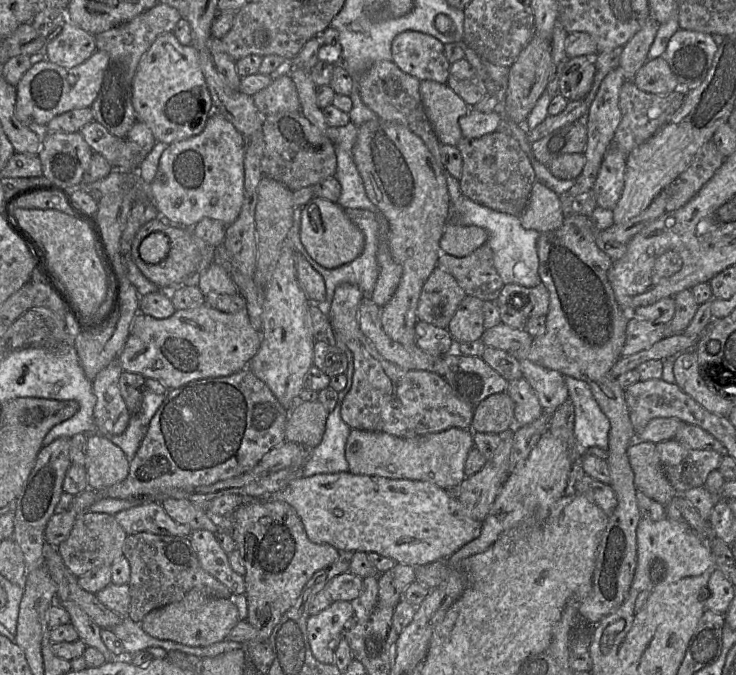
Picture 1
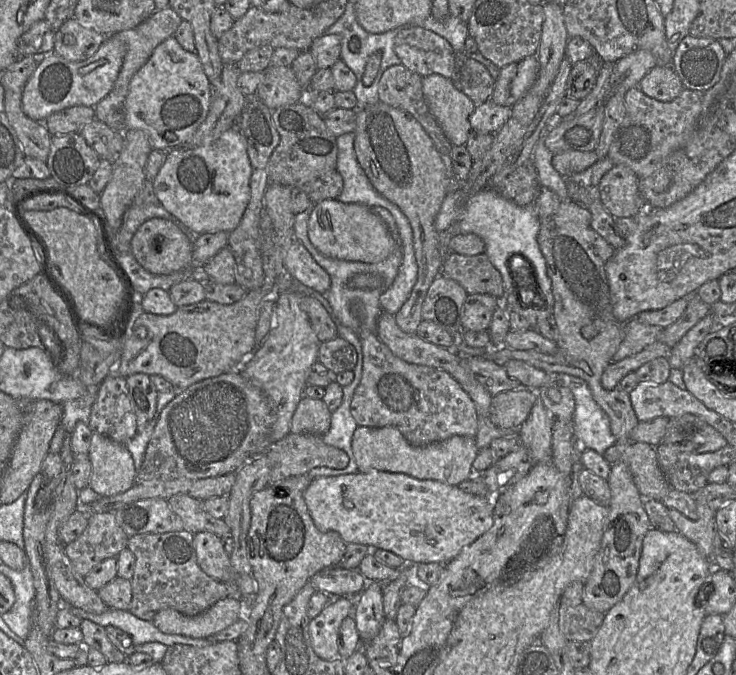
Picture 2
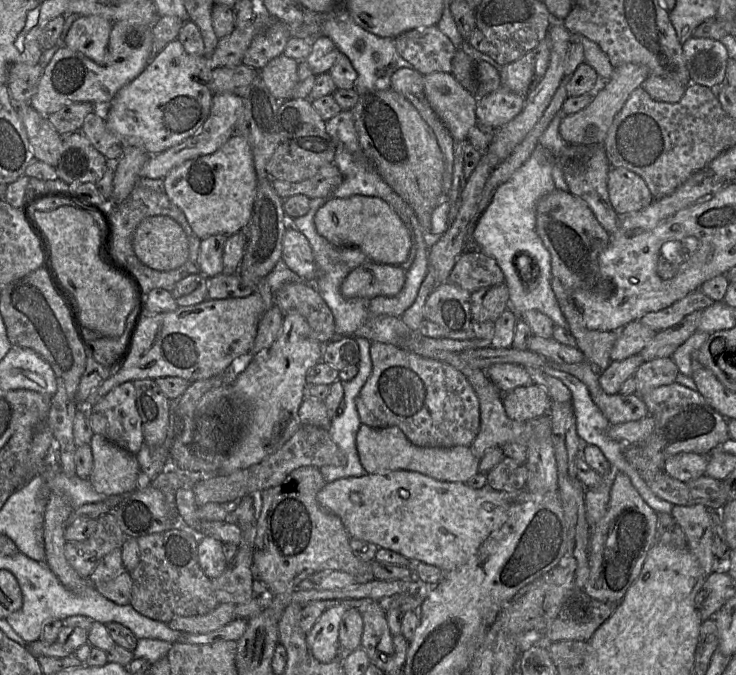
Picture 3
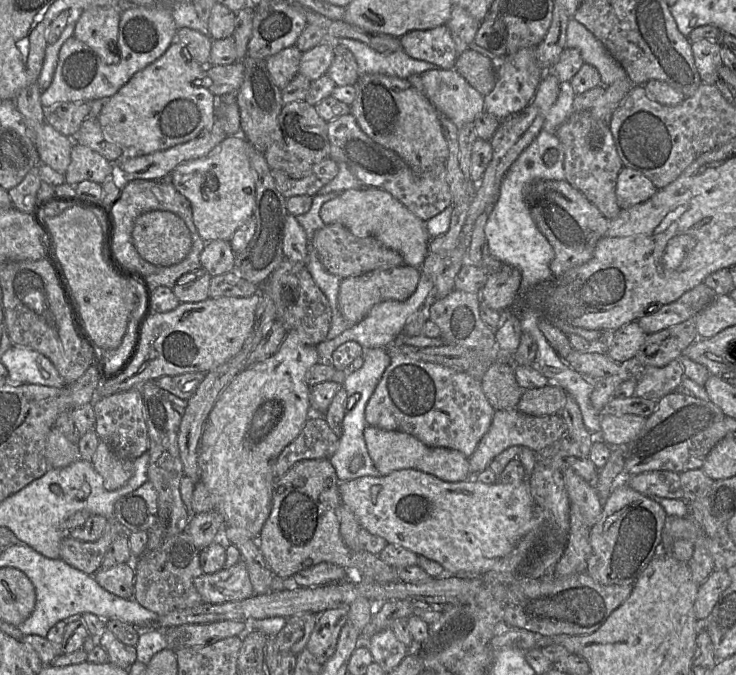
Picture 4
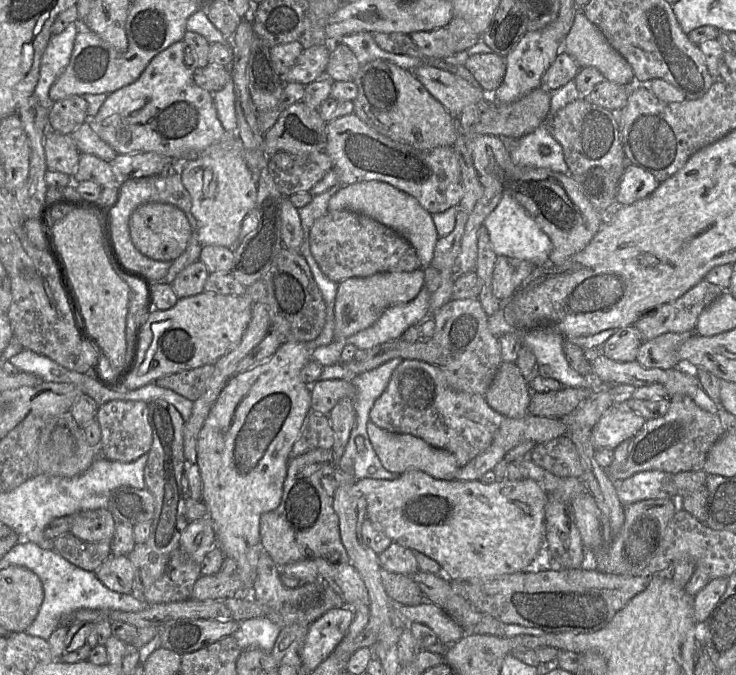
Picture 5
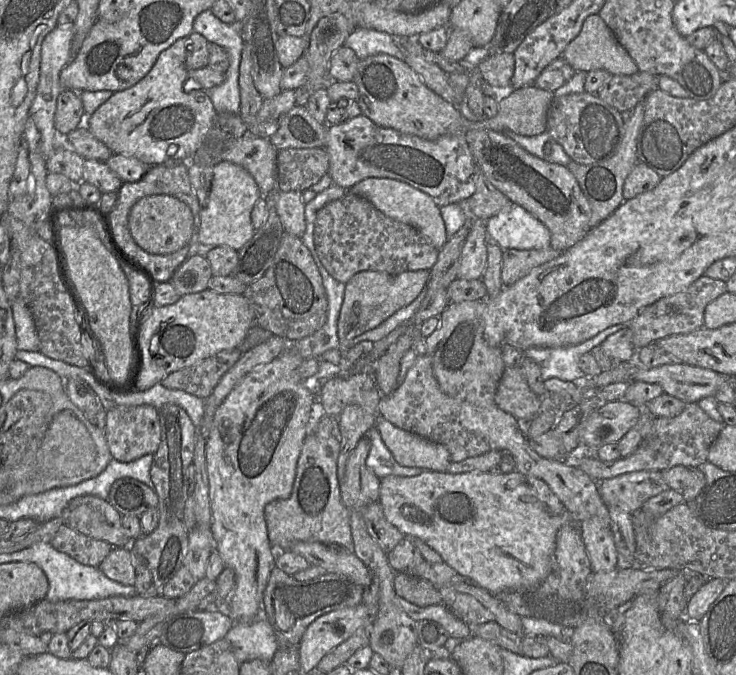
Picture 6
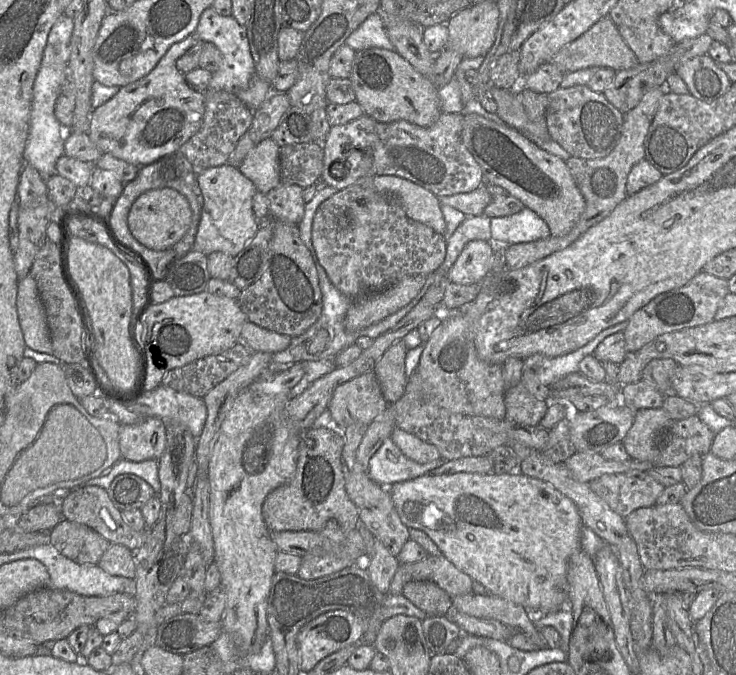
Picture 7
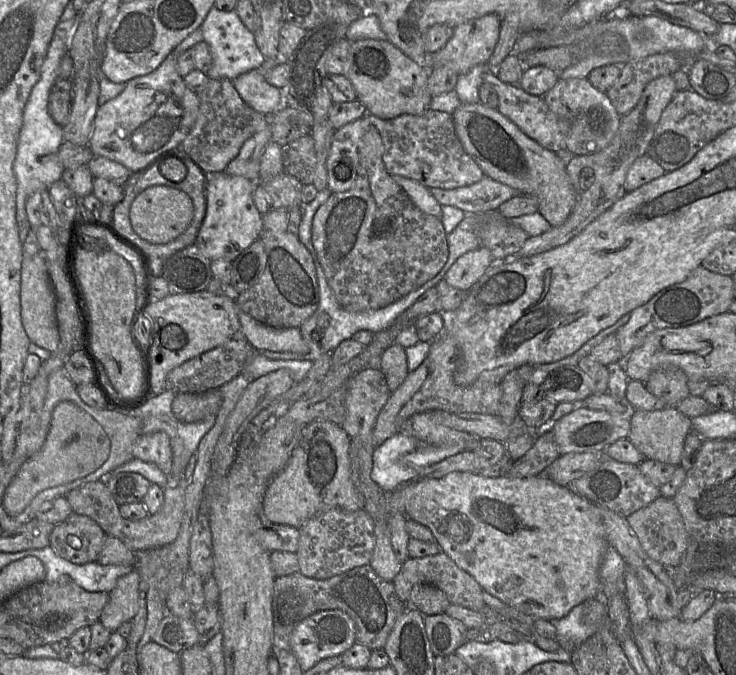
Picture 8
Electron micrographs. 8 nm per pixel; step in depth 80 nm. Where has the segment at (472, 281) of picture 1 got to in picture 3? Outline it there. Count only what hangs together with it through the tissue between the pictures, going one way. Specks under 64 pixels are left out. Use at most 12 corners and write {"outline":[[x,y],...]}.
{"outline":[[464,251],[448,282],[474,293],[505,283],[492,257]]}

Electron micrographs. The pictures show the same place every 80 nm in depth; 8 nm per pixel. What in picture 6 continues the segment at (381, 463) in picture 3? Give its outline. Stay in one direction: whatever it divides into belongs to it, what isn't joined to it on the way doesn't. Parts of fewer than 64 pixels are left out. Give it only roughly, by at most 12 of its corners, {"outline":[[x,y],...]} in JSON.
{"outline":[[381,416],[374,428],[401,466],[446,472],[442,444]]}

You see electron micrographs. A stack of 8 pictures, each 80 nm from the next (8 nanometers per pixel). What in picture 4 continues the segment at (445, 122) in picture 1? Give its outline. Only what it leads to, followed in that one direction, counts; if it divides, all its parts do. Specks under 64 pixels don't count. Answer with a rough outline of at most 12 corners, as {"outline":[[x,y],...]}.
{"outline":[[456,70],[421,74],[423,92],[457,128],[484,111],[484,96]]}

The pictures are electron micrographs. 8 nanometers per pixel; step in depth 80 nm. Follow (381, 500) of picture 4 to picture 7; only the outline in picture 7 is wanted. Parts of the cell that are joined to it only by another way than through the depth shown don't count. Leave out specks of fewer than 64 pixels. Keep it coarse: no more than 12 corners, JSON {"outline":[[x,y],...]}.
{"outline":[[520,472],[388,491],[490,594],[568,604],[581,515]]}

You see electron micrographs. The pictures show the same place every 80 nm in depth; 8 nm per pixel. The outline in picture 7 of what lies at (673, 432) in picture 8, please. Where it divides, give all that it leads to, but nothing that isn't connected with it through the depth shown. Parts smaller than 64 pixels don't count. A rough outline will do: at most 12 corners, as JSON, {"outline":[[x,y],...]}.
{"outline":[[636,410],[622,440],[631,459],[656,465],[658,436],[673,421]]}

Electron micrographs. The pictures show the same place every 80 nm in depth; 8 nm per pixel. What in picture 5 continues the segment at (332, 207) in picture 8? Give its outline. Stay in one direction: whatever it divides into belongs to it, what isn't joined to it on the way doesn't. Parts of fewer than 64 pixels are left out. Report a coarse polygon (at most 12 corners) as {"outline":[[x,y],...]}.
{"outline":[[327,211],[310,248],[334,282],[421,268],[376,220]]}

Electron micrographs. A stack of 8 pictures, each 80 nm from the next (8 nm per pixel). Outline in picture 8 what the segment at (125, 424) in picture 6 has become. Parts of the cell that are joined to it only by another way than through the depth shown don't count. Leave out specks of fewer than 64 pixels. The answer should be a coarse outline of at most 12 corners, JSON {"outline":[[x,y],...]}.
{"outline":[[164,431],[140,434],[133,457],[170,476],[172,448]]}

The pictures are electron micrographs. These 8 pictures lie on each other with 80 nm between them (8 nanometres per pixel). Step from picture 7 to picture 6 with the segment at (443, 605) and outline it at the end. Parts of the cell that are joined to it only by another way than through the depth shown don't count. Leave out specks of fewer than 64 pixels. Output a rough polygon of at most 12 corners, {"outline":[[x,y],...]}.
{"outline":[[396,572],[397,596],[420,607],[442,604],[428,580]]}

